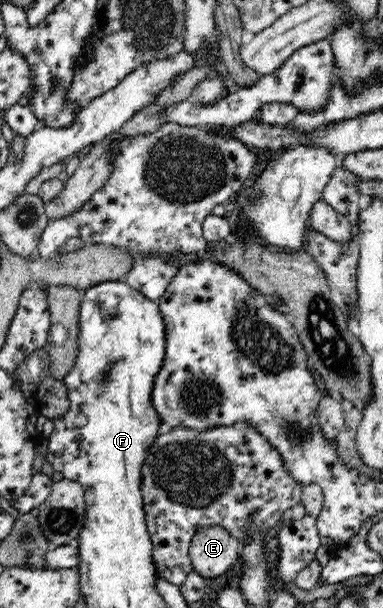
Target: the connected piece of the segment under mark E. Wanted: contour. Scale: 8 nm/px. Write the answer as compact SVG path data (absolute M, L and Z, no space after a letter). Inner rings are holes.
M207 526L195 532L188 555L194 572L203 579L219 577L237 563L241 546L225 528Z

